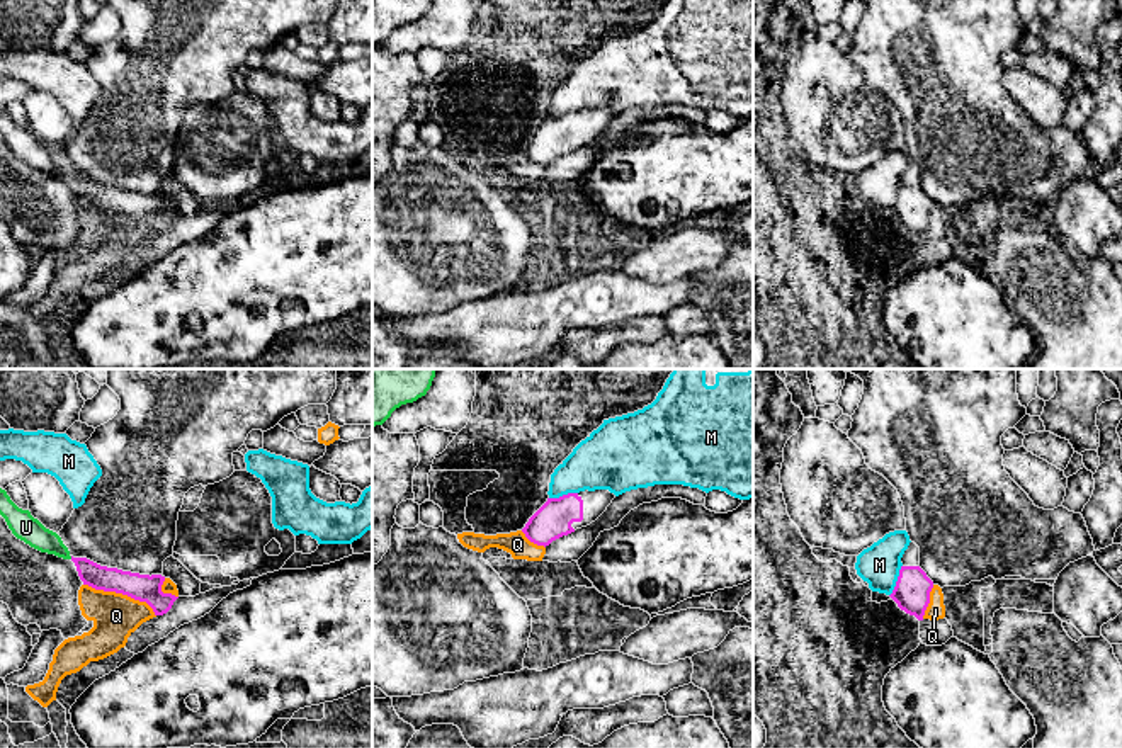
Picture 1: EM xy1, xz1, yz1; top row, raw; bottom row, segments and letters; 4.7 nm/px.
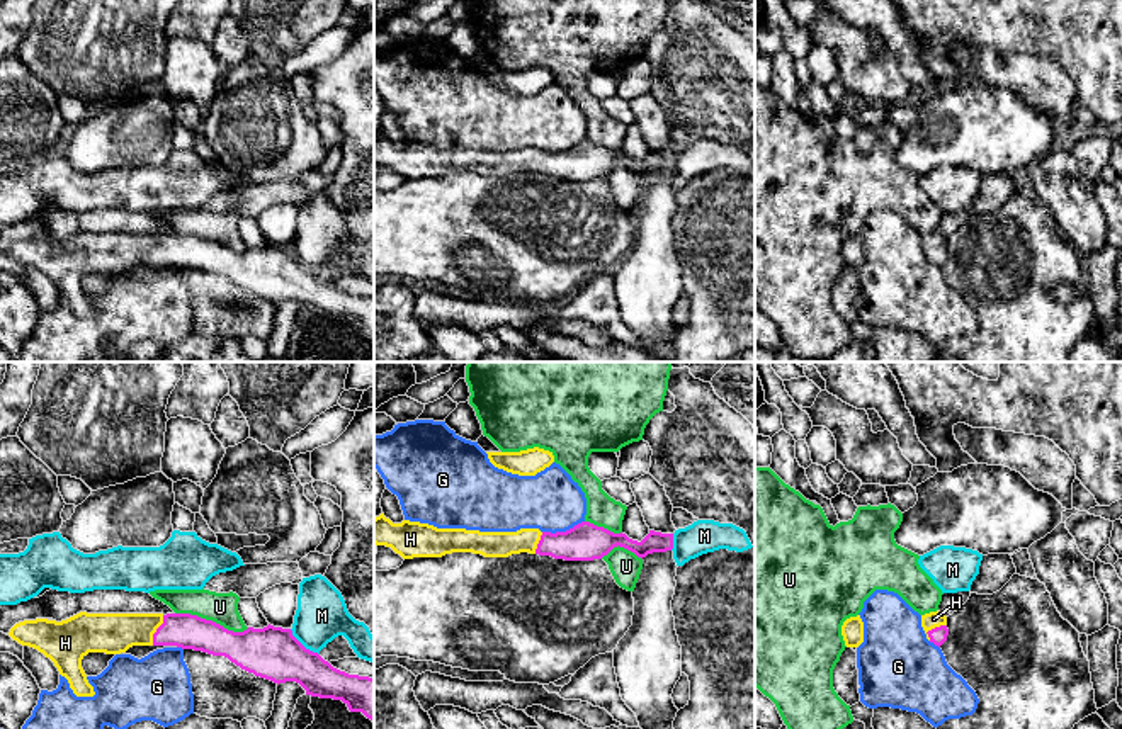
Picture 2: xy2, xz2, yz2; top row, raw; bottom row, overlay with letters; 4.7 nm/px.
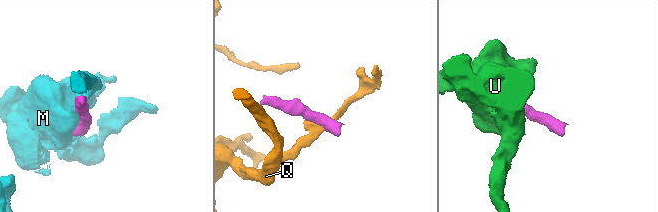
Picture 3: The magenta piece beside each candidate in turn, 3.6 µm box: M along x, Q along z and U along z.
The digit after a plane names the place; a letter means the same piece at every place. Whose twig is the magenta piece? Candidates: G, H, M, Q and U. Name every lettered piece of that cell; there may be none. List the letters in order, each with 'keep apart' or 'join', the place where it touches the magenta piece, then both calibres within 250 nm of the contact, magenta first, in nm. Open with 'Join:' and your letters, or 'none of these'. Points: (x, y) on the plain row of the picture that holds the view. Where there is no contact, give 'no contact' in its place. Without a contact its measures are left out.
Join: H
G: keep apart; meets magenta in xz2 at (563, 152); 180 nm thick on the magenta side, 280 nm on the other
H: join; meets magenta in xy2 at (157, 250); 170 nm thick on the magenta side, 190 nm on the other
M: keep apart; meets magenta in xy2 at (301, 264); 260 nm thick on the magenta side, 240 nm on the other
Q: keep apart; meets magenta in xy1 at (121, 211); 130 nm thick on the magenta side, 220 nm on the other
U: keep apart; meets magenta in xy2 at (211, 240); 200 nm thick on the magenta side, 140 nm on the other

